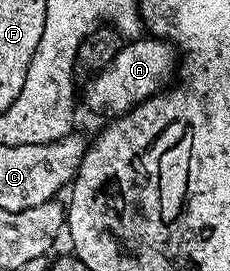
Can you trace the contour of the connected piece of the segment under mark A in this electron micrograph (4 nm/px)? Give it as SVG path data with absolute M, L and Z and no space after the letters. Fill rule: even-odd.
M139 36L127 41L115 59L89 81L90 99L86 102L87 108L99 114L102 120L122 118L129 110L136 109L141 102L165 91L173 83L170 81L176 78L174 54L175 47L161 38Z

